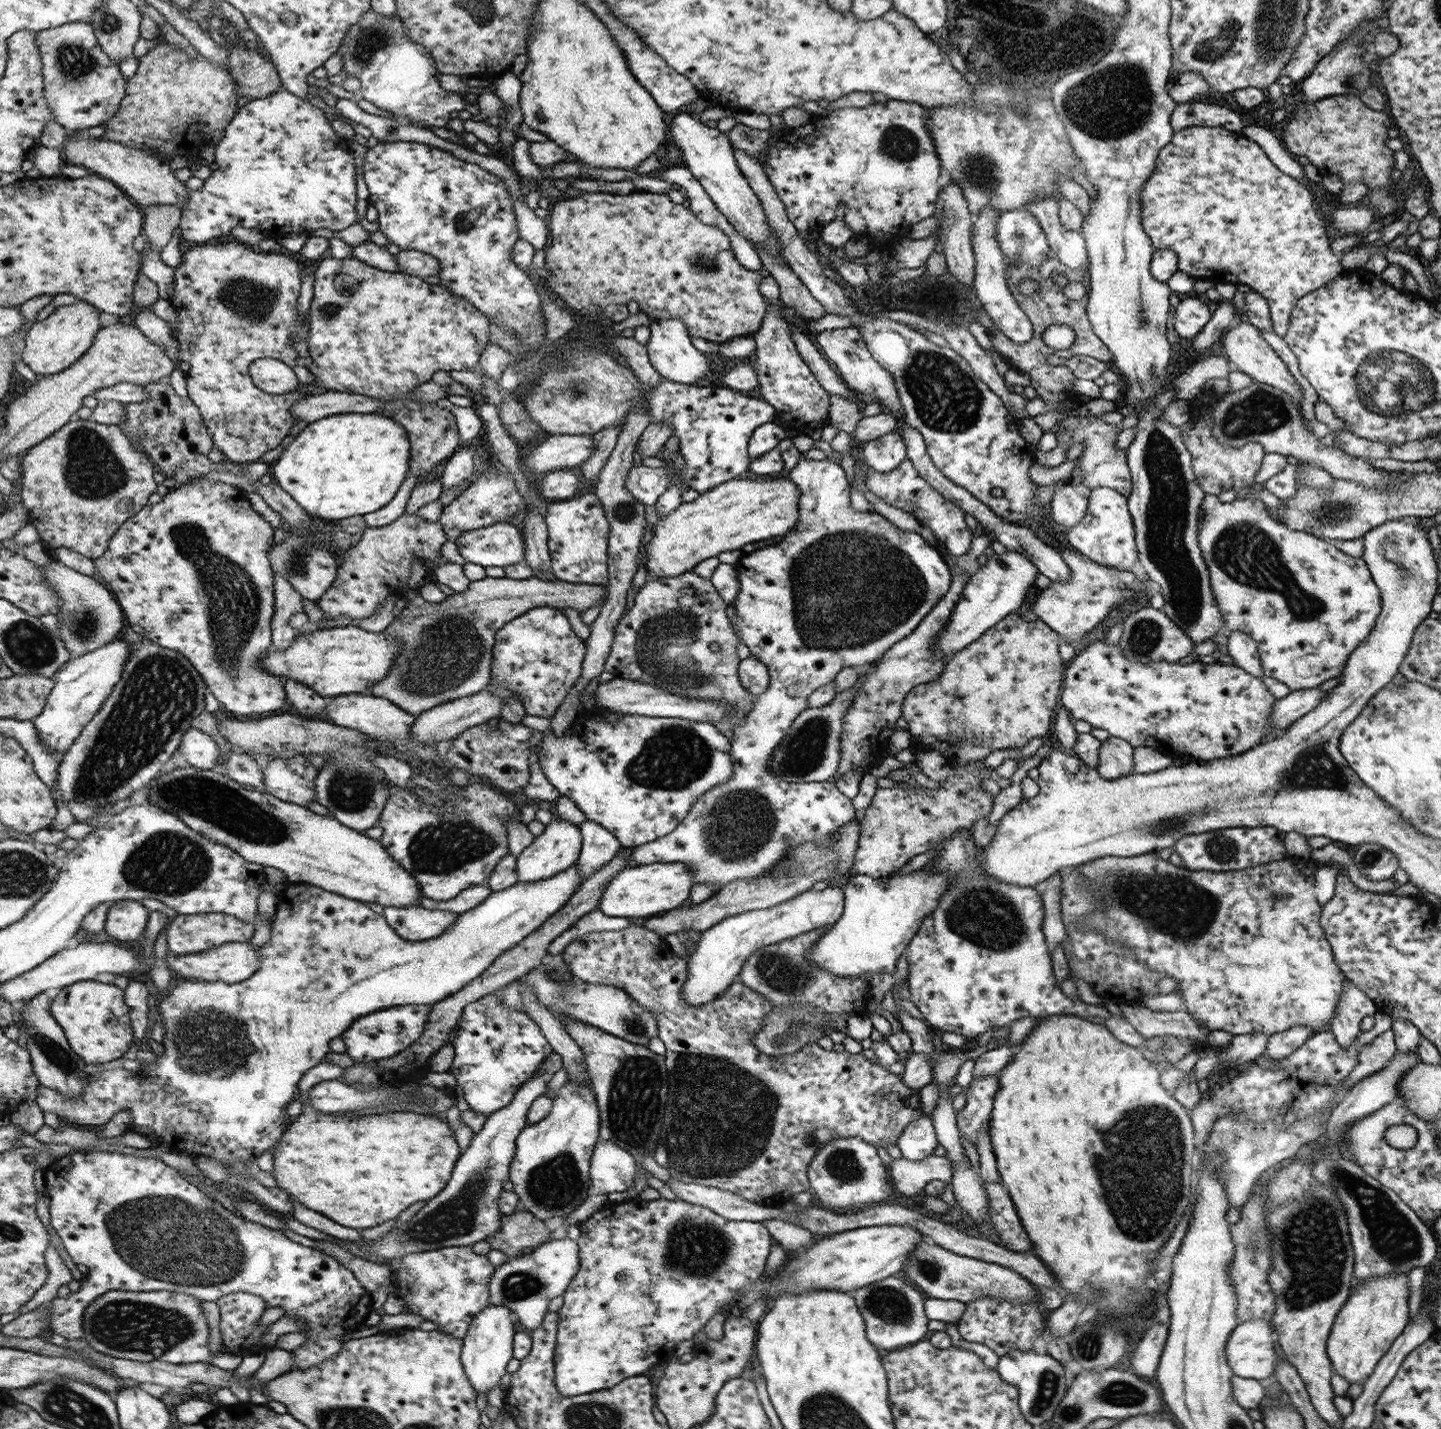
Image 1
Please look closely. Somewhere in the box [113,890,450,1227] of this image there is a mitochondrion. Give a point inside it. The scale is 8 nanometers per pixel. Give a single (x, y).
(198, 1035)

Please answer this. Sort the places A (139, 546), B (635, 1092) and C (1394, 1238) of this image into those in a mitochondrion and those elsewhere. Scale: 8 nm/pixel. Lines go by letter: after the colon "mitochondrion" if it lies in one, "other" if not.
A: other
B: mitochondrion
C: mitochondrion

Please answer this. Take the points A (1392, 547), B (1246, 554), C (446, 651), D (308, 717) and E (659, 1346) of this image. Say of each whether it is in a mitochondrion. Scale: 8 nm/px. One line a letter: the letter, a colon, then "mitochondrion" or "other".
A: mitochondrion
B: mitochondrion
C: mitochondrion
D: other
E: other

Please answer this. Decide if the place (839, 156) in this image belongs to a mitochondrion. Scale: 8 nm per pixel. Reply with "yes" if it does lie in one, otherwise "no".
no

